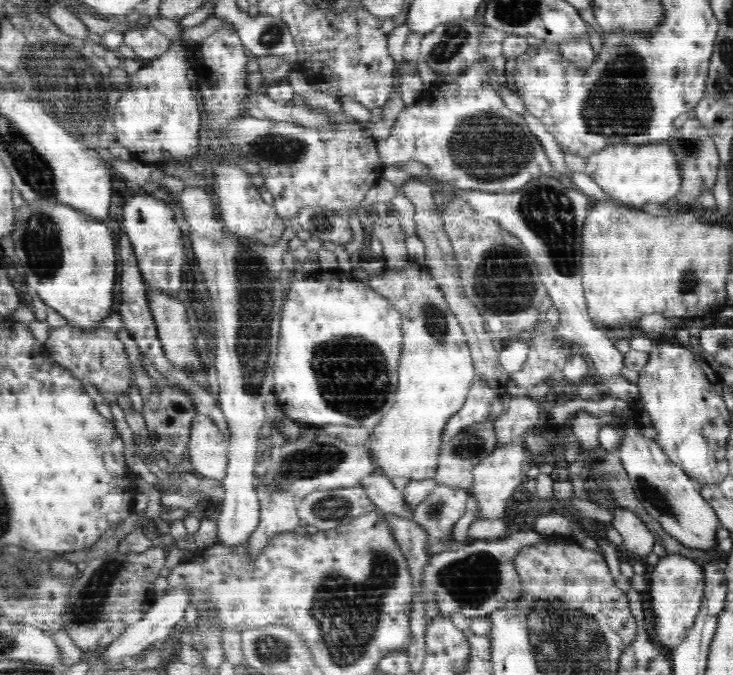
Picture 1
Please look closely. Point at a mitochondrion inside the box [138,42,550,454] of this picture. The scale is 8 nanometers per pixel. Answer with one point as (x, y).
(254, 280)

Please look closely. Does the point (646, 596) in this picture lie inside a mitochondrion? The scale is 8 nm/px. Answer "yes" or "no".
no

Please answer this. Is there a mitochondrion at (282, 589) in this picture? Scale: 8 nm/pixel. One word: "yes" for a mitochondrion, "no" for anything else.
no

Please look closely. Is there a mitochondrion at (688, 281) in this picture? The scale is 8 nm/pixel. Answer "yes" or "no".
yes

